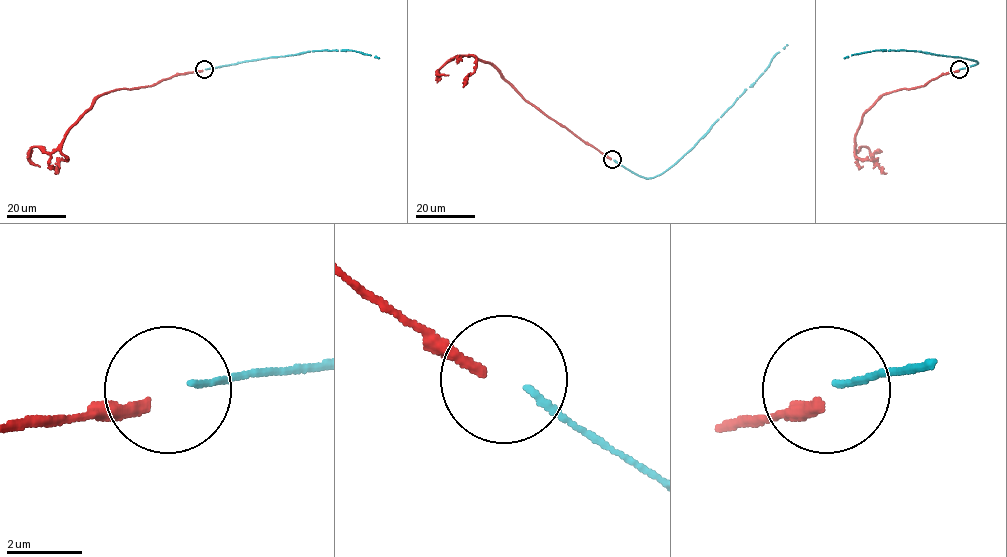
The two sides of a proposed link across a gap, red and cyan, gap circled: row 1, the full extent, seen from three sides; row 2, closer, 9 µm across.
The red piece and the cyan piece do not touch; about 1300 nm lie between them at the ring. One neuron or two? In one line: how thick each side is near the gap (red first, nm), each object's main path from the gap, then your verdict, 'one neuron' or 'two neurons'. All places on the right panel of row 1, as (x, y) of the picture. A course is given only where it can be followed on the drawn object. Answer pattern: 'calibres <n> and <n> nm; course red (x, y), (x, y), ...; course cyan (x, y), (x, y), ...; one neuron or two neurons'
calibres 300 and 170 nm; course red (959, 70), (942, 74), (924, 86), (885, 93), (863, 114), (855, 135), (855, 152), (865, 146), (874, 166); course cyan (959, 69), (978, 63), (919, 51), (882, 49), (844, 58); one neuron

